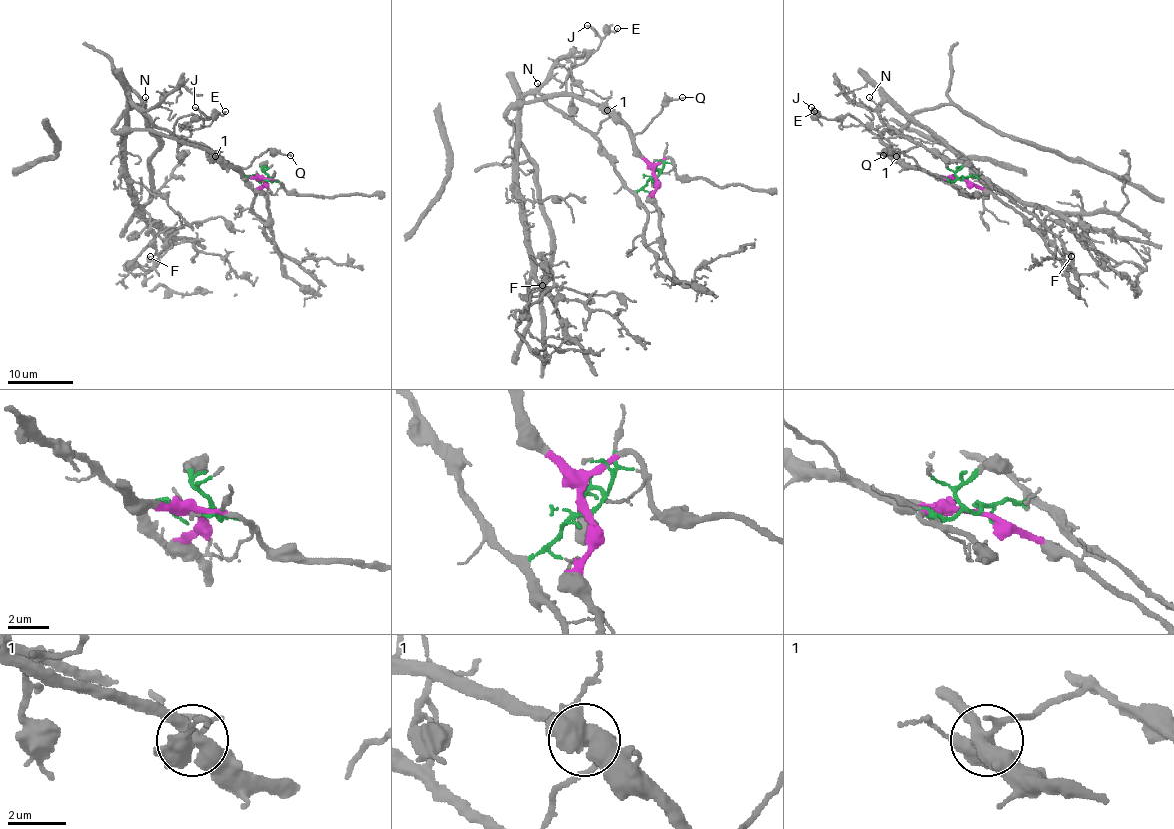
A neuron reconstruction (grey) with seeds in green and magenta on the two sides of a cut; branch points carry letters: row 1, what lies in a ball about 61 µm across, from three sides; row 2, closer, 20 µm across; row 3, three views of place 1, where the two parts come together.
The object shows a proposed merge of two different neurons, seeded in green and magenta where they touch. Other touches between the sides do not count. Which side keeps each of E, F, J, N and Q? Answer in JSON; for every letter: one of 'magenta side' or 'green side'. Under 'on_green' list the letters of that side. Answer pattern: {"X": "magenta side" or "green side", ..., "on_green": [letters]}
{"E": "magenta side", "F": "green side", "J": "magenta side", "N": "green side", "Q": "magenta side", "on_green": ["F", "N"]}

